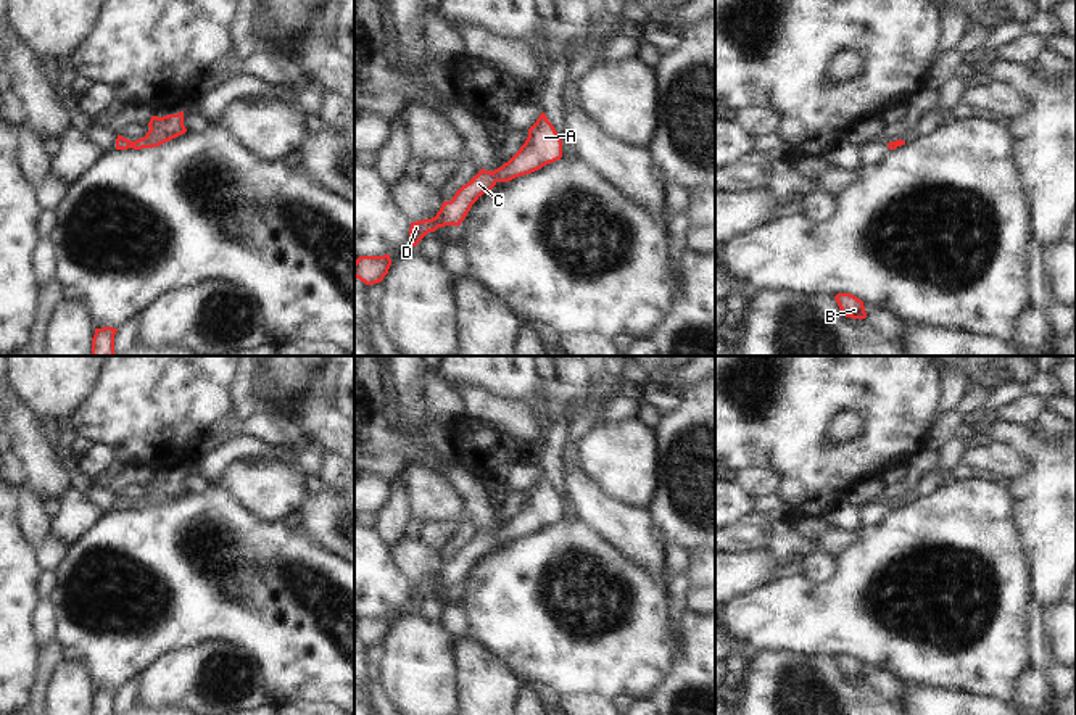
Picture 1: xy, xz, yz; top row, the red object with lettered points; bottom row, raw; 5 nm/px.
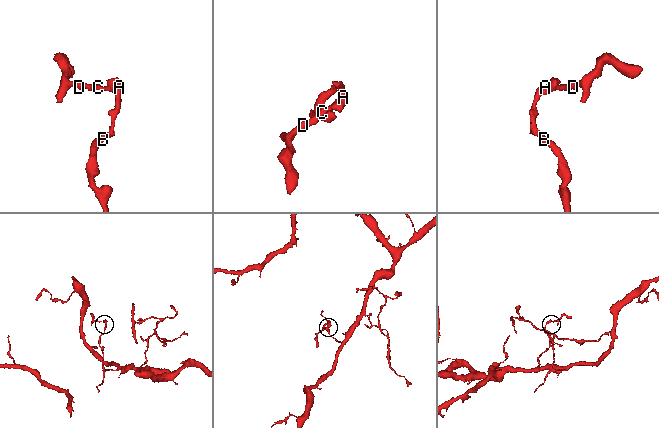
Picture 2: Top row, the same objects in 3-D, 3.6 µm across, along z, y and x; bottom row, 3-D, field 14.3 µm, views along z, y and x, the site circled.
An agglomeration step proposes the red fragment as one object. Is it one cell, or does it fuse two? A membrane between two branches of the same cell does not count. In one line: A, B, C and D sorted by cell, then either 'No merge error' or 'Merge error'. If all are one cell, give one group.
Groups: A B C D. No merge error

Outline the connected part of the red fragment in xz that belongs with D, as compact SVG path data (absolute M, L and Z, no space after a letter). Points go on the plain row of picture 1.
M541 473L536 483L528 490L528 498L520 510L501 528L491 531L480 530L470 543L462 546L451 562L443 562L440 572L432 580L411 583L409 604L417 604L438 588L461 586L472 565L498 543L509 543L515 538L535 533L543 527L562 519L562 501L554 486Z

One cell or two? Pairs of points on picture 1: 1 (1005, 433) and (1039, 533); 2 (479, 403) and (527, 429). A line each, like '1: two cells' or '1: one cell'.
1: one cell
2: one cell

